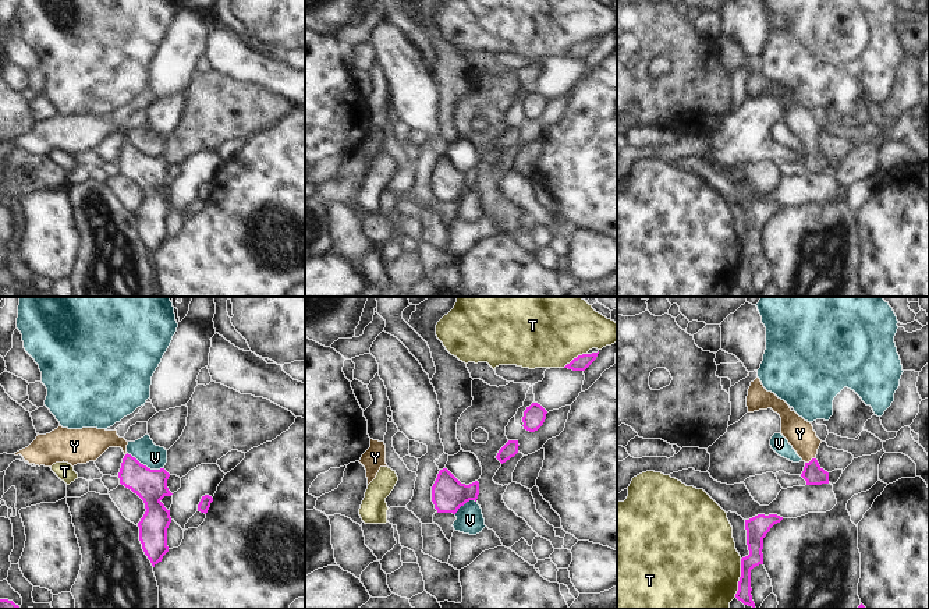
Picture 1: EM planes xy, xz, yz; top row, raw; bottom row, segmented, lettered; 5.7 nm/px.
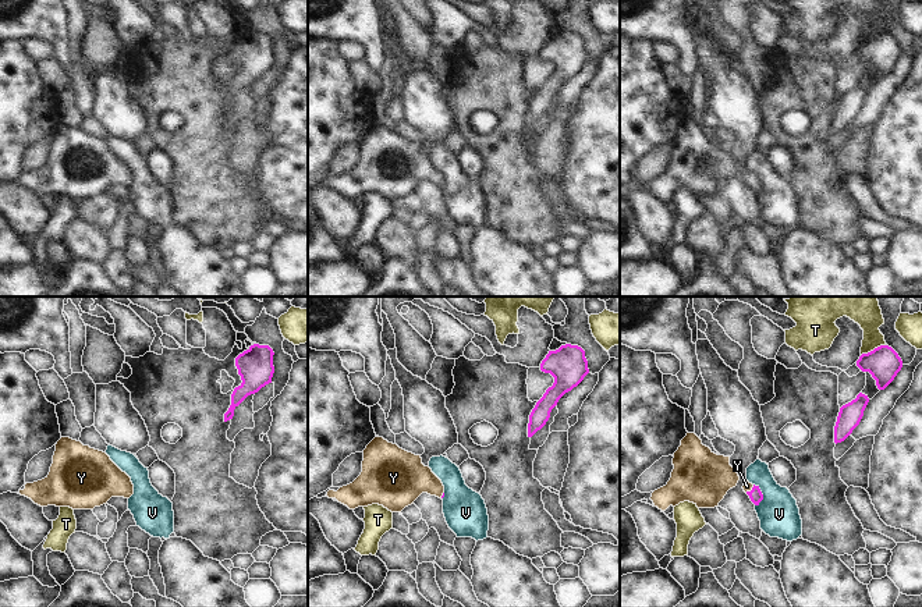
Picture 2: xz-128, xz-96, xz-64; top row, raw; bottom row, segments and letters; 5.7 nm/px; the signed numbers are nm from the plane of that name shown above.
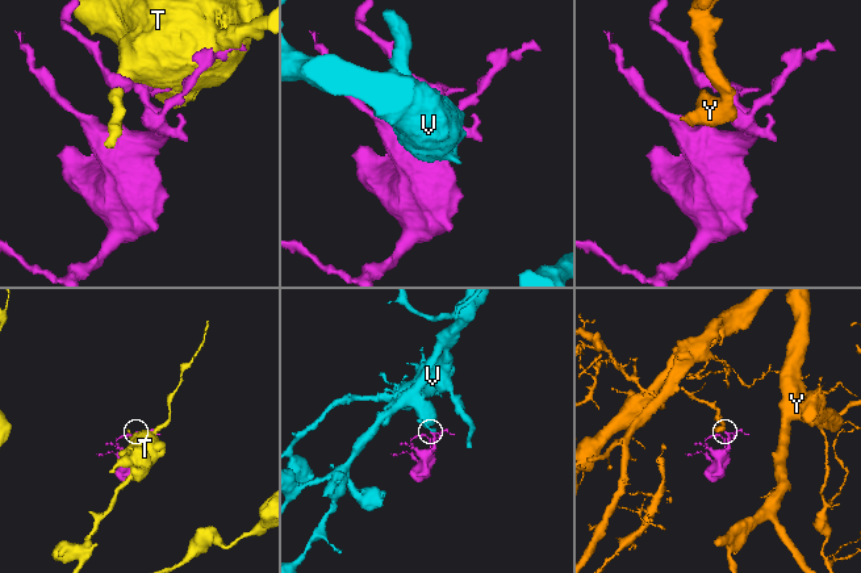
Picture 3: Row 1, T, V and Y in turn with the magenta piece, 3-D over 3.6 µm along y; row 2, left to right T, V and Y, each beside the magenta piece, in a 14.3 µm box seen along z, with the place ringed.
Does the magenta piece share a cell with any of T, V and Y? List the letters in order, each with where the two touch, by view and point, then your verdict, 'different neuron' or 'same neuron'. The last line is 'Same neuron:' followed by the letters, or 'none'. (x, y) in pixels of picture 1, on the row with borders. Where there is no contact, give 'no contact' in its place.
T: contact yz (740, 579); different neuron
V: contact xy (145, 466); different neuron
Y: contact yz (811, 460); same neuron
Same neuron: Y

